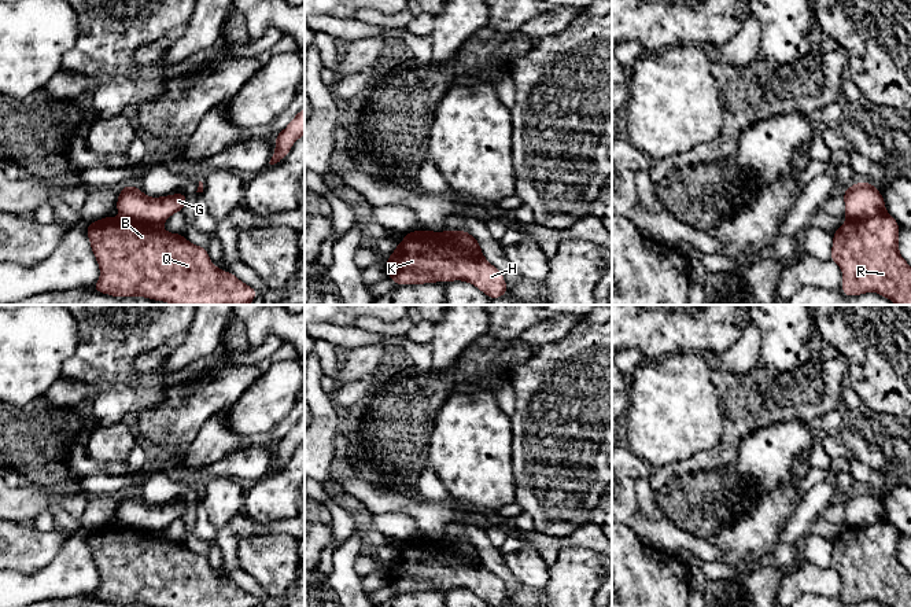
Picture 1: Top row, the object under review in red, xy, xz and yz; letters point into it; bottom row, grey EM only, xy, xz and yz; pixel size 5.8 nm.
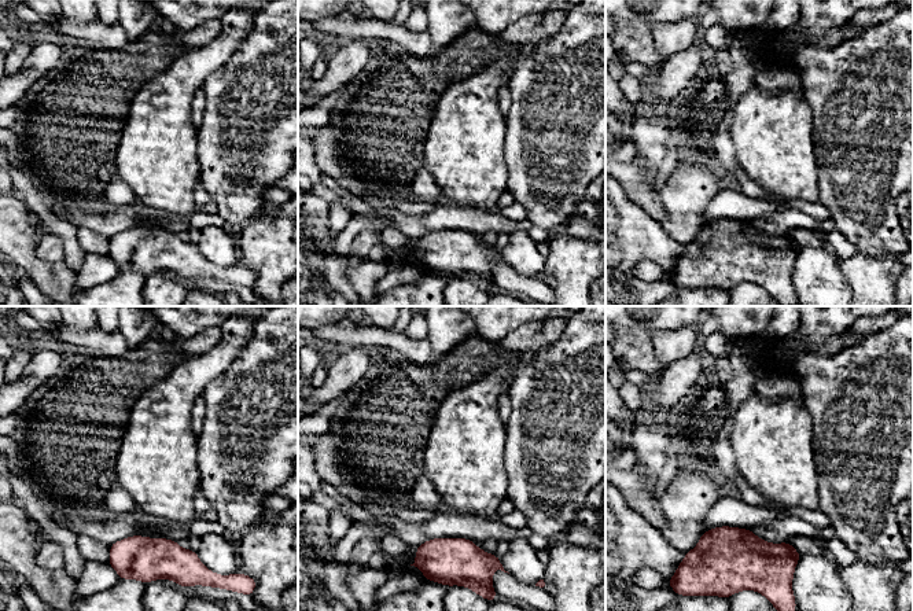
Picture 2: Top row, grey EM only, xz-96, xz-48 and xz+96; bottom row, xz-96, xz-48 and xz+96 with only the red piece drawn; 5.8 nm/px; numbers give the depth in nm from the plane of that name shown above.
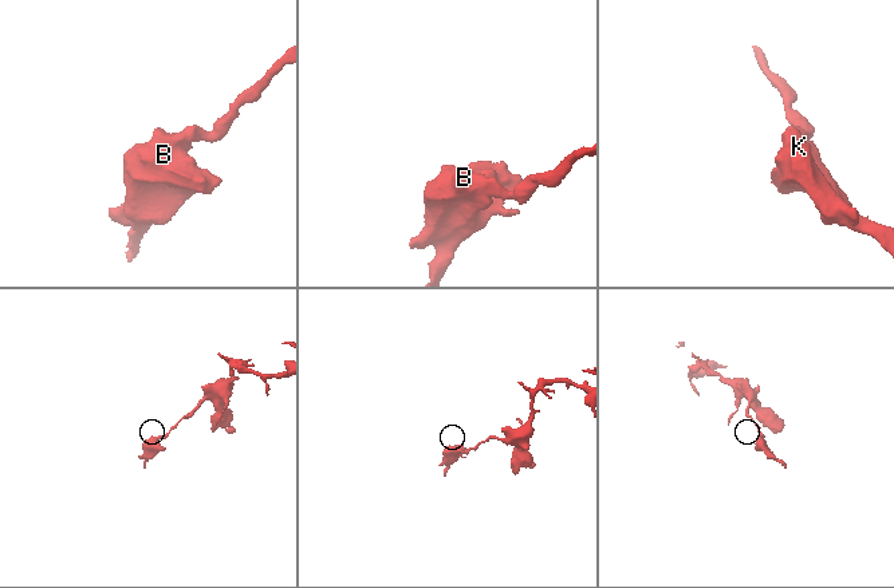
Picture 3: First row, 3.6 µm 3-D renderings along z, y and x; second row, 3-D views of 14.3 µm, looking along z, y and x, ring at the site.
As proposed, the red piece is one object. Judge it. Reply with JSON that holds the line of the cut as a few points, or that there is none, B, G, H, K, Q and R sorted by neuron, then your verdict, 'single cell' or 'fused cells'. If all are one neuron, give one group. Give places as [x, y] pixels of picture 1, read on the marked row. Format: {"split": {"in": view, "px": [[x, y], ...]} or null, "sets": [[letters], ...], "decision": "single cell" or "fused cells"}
{"split": {"in": "xz", "px": [[438, 232], [442, 249], [447, 253], [484, 260]]}, "sets": [["B", "H", "K", "Q", "R"], ["G"]], "decision": "fused cells"}

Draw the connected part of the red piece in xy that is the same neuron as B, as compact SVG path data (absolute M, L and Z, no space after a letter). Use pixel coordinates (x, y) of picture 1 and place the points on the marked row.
M106 216L86 224L86 235L100 268L100 279L92 288L95 291L118 298L144 297L173 305L250 305L259 294L232 272L224 272L215 266L210 261L206 247L192 244L181 233L166 232L162 227Z

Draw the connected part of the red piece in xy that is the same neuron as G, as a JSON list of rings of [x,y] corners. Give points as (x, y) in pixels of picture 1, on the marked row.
[[[126,185],[121,188],[115,207],[123,220],[162,227],[171,214],[182,211],[185,205],[187,195],[182,192],[150,198],[139,187]]]

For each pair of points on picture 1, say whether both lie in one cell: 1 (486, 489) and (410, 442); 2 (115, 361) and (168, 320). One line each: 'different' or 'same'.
1: different
2: same

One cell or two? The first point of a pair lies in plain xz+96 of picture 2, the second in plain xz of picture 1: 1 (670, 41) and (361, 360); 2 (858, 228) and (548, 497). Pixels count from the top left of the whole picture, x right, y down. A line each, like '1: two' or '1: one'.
1: one
2: one

